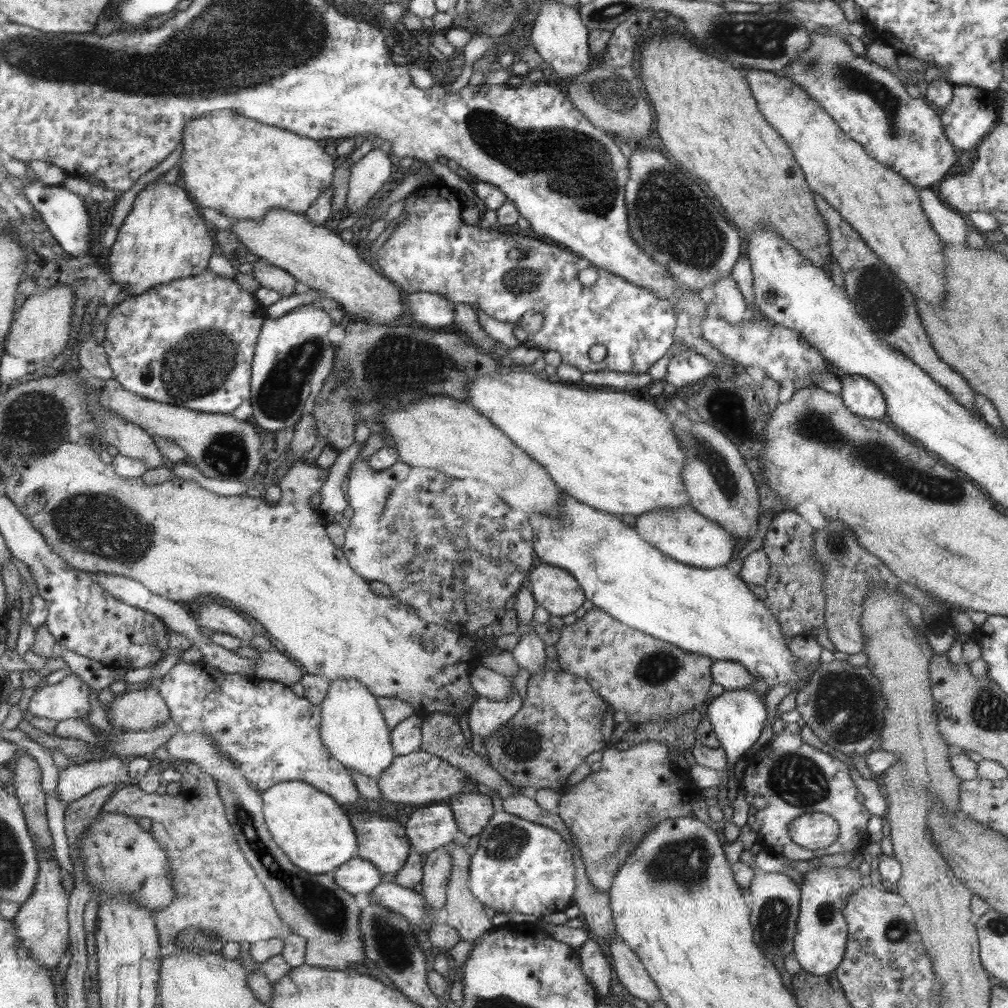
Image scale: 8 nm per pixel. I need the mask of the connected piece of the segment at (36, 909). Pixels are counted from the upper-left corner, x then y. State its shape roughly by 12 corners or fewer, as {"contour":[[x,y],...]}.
{"contour":[[38,849],[32,895],[13,918],[40,963],[57,969],[70,940],[70,894],[56,853]]}

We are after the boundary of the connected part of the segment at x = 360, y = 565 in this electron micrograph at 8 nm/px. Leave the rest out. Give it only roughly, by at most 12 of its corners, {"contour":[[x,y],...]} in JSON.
{"contour":[[356,456],[347,475],[353,510],[343,555],[355,574],[383,580],[379,515],[412,467],[372,469]]}

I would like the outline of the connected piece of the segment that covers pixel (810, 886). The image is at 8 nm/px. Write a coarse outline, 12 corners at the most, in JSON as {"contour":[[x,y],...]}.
{"contour":[[859,869],[802,874],[793,953],[805,973],[838,969],[844,905],[868,881]]}

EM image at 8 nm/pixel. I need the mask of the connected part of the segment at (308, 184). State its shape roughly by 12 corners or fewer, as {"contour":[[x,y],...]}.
{"contour":[[231,110],[192,118],[191,198],[234,220],[305,213],[332,184],[314,139]]}

